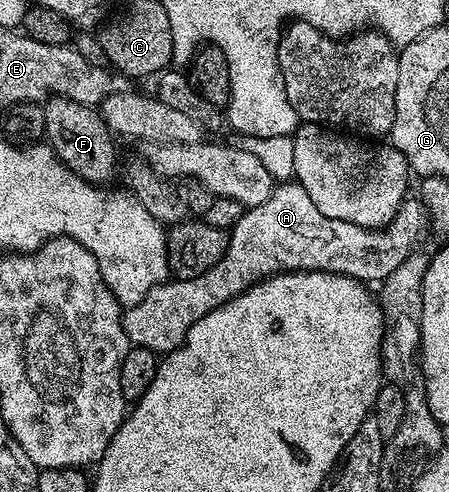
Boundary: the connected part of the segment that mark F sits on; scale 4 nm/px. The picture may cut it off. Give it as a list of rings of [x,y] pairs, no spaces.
[[[52,97],[42,104],[45,113],[46,142],[57,153],[70,171],[87,183],[107,185],[115,175],[116,136],[107,128],[102,114],[96,108],[86,107],[77,101]]]

